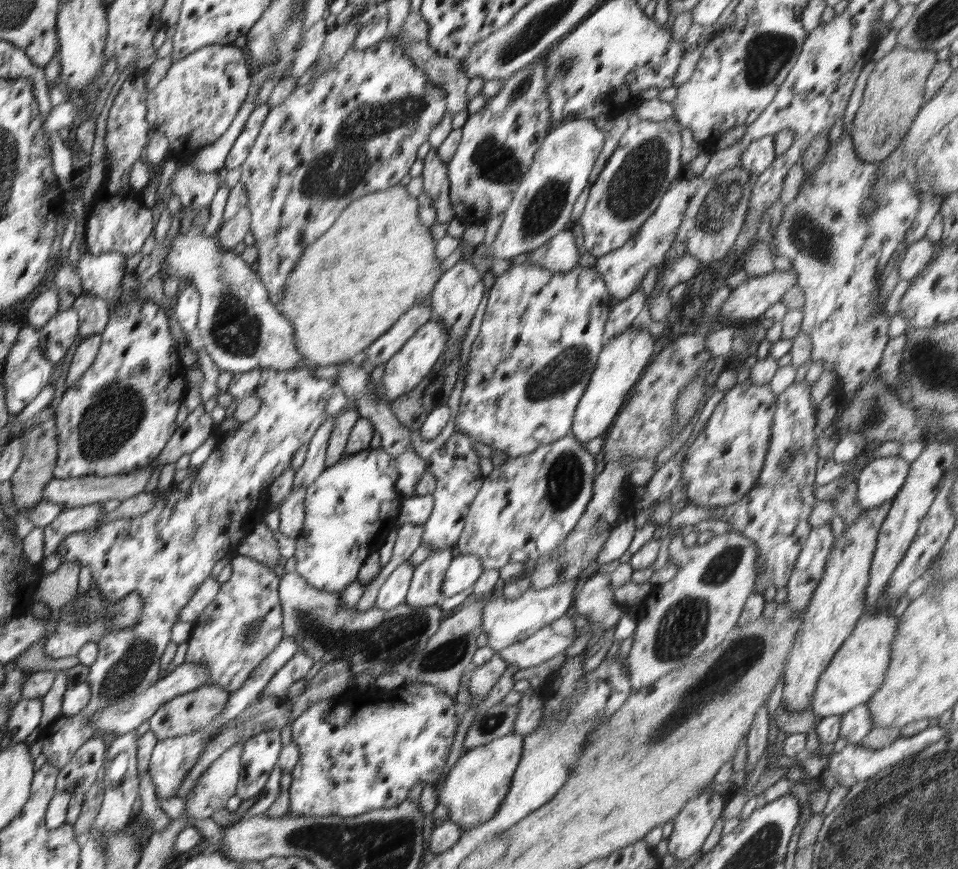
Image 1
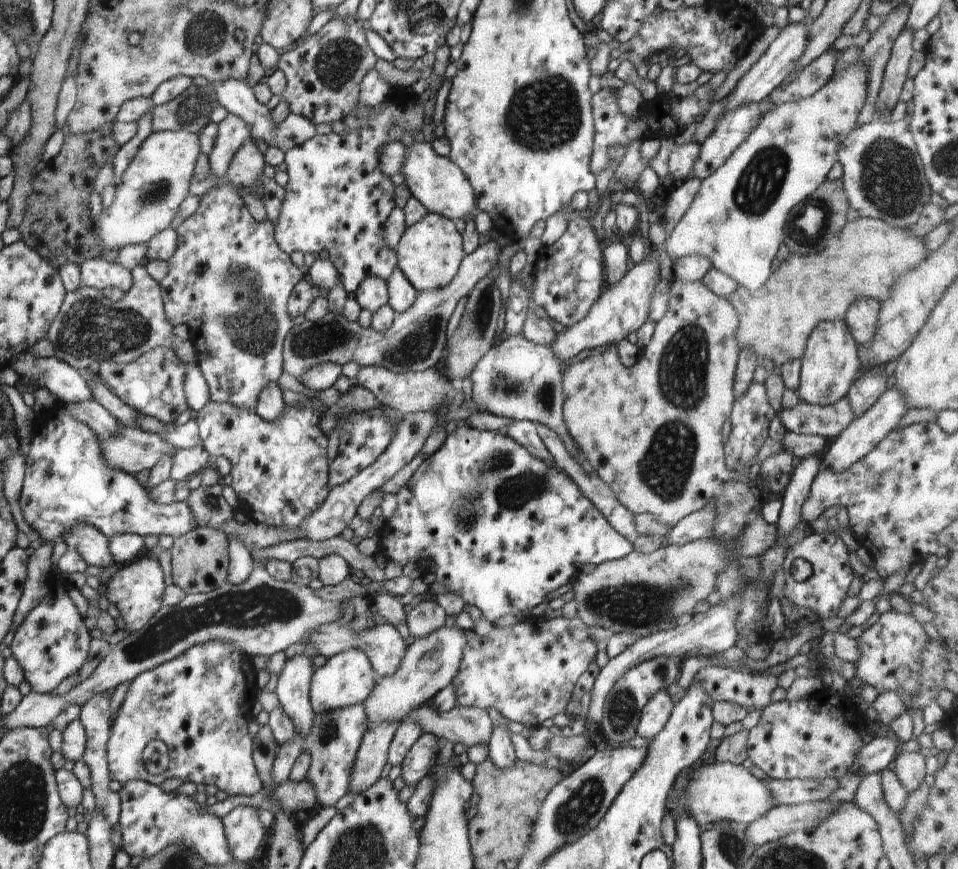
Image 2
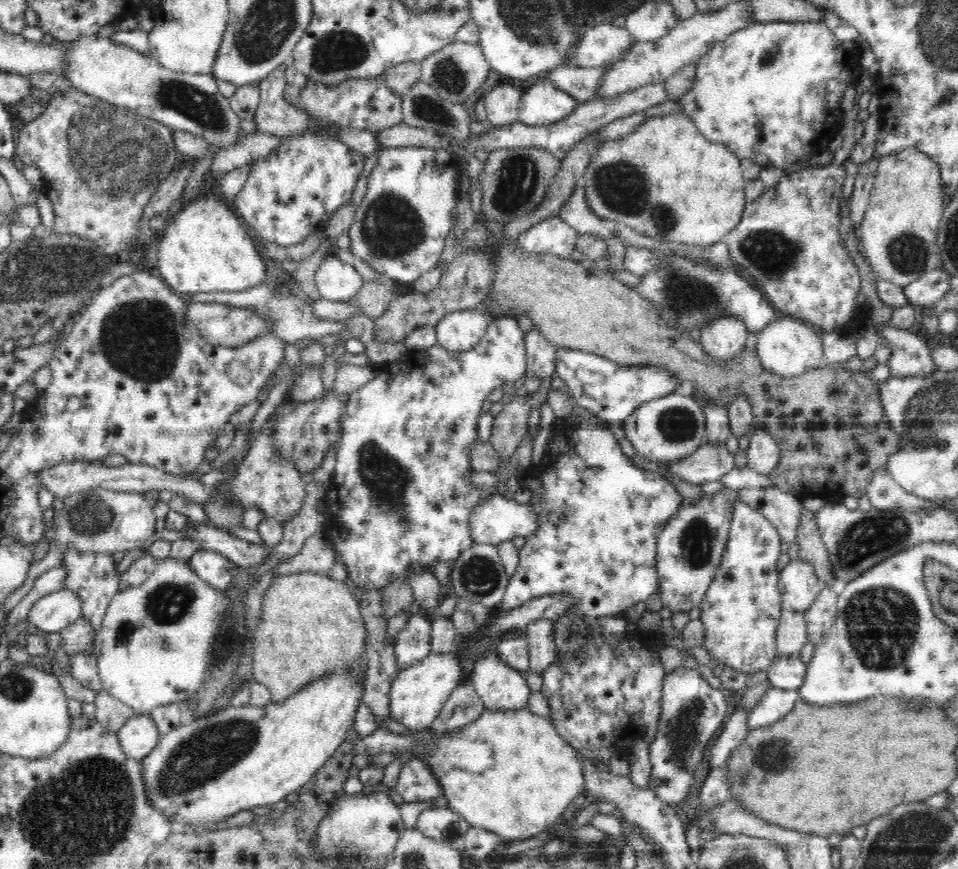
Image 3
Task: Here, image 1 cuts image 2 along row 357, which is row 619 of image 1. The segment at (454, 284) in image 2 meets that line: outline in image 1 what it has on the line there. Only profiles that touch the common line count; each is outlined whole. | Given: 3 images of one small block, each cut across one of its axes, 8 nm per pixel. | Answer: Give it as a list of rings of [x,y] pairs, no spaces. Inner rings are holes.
[[[295,571],[282,574],[278,594],[283,610],[283,638],[294,638],[298,652],[310,656],[322,666],[346,661],[352,678],[363,672],[375,679],[387,673],[405,674],[411,661],[428,645],[427,640],[444,619],[440,603],[411,607],[404,602],[392,610],[374,606],[360,612],[354,607],[342,607],[341,592],[314,588]]]

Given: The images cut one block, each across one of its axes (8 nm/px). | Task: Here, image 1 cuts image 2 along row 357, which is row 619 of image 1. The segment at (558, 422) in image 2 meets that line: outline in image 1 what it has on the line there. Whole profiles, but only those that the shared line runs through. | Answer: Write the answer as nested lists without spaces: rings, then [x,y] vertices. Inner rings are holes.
[[[568,580],[568,582],[562,582],[562,584],[554,584],[554,586],[550,586],[550,588],[540,588],[540,590],[536,590],[536,588],[528,588],[522,596],[518,596],[518,598],[514,598],[514,600],[508,600],[506,596],[503,596],[501,592],[501,596],[496,598],[495,593],[490,599],[484,599],[484,606],[482,606],[482,632],[486,632],[488,636],[488,647],[492,648],[492,650],[495,650],[495,653],[500,652],[502,649],[507,648],[508,646],[511,646],[512,644],[516,644],[518,642],[522,642],[525,638],[531,637],[536,631],[540,630],[542,627],[554,622],[554,620],[564,616],[566,612],[570,610],[571,602],[572,602],[572,594],[573,590],[576,587],[576,584],[578,582],[577,580]]]

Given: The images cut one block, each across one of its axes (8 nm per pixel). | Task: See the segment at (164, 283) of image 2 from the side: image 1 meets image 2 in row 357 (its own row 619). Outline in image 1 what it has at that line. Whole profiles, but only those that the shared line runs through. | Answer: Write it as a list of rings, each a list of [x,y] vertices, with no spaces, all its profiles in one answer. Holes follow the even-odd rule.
[[[234,553],[231,560],[232,574],[230,579],[220,585],[218,594],[212,602],[202,611],[195,620],[194,626],[187,643],[189,649],[186,654],[186,663],[203,665],[207,671],[207,682],[205,685],[213,685],[227,692],[236,693],[245,686],[251,678],[255,668],[261,665],[281,644],[283,638],[283,610],[279,602],[278,586],[280,577],[274,573],[268,565],[254,560],[249,556]]]

